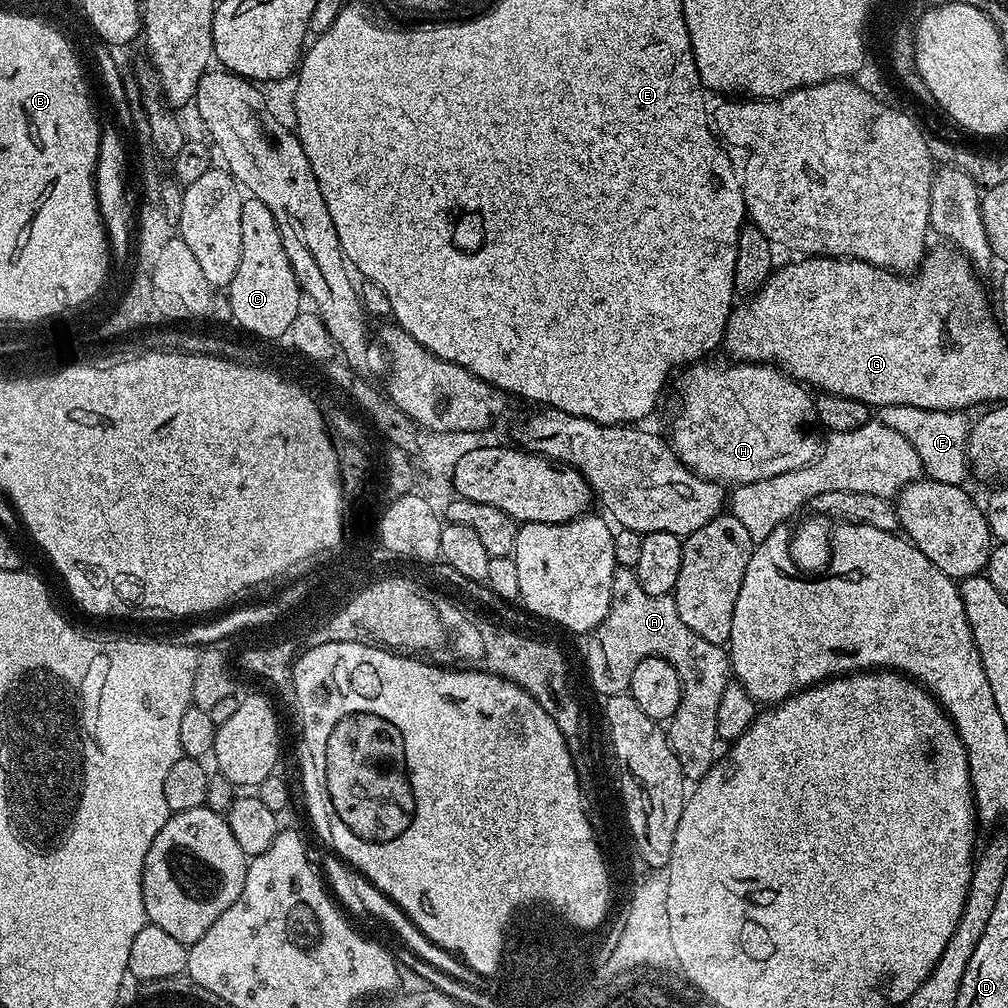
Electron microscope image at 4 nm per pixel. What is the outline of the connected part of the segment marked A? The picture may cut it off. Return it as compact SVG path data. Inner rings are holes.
M617 567L610 586L610 610L591 633L590 640L593 648L588 656L588 672L601 697L615 696L627 689L632 683L634 666L638 666L642 658L657 656L678 670L682 698L678 710L666 724L668 745L678 758L678 766L682 766L685 781L702 779L718 759L718 702L730 682L727 651L721 645L706 642L706 638L694 634L694 630L682 622L675 595L646 594L634 568Z

